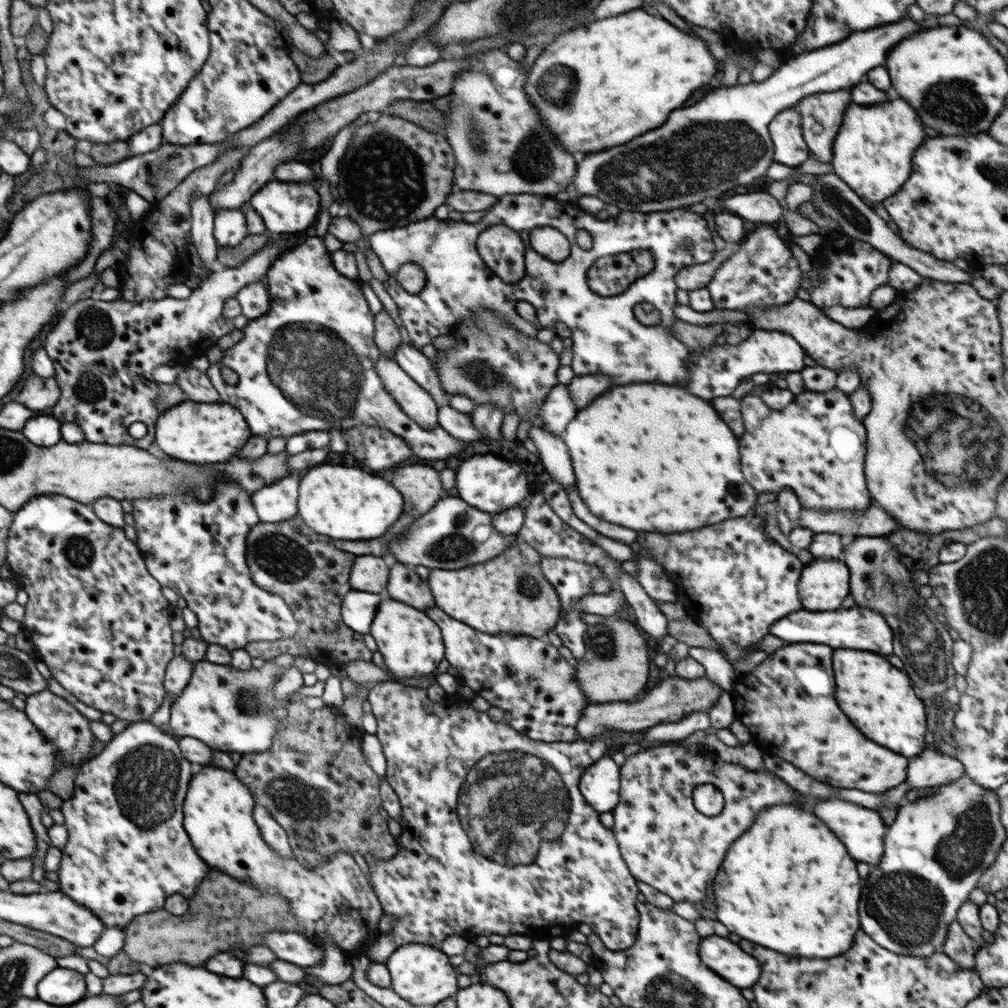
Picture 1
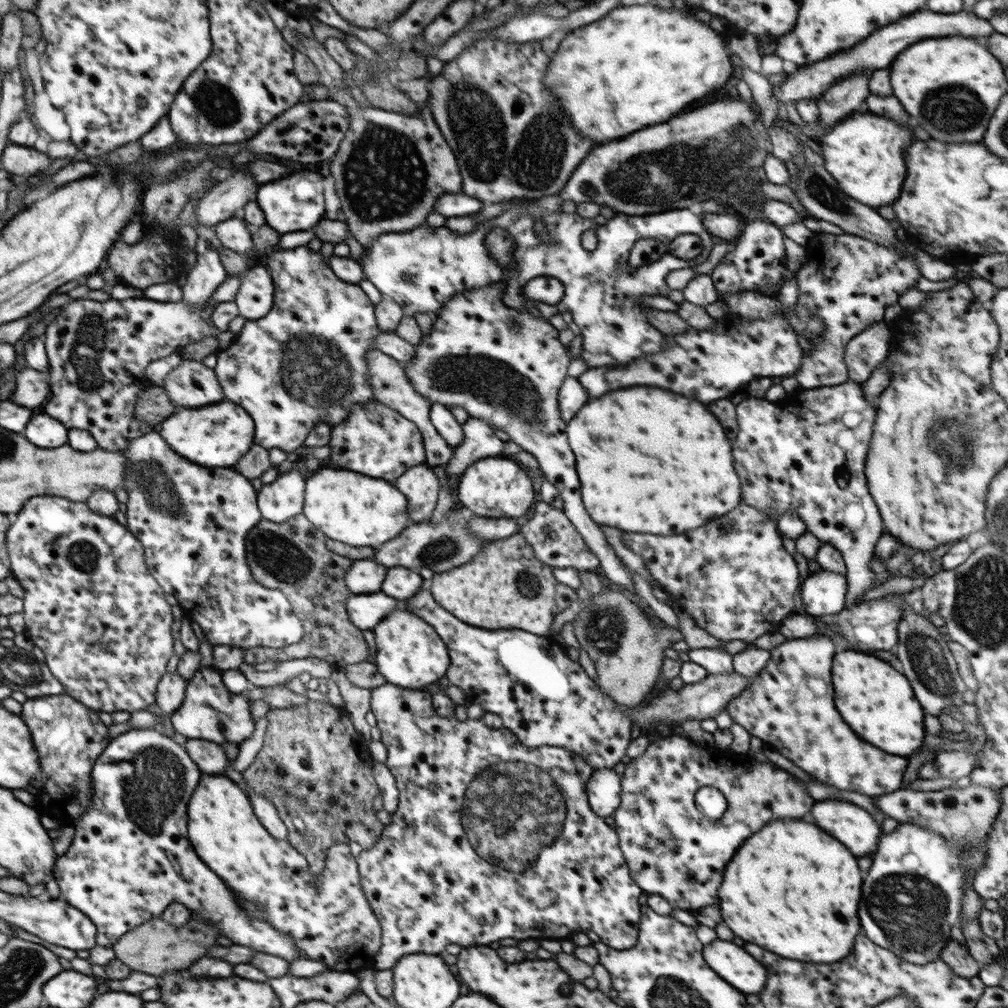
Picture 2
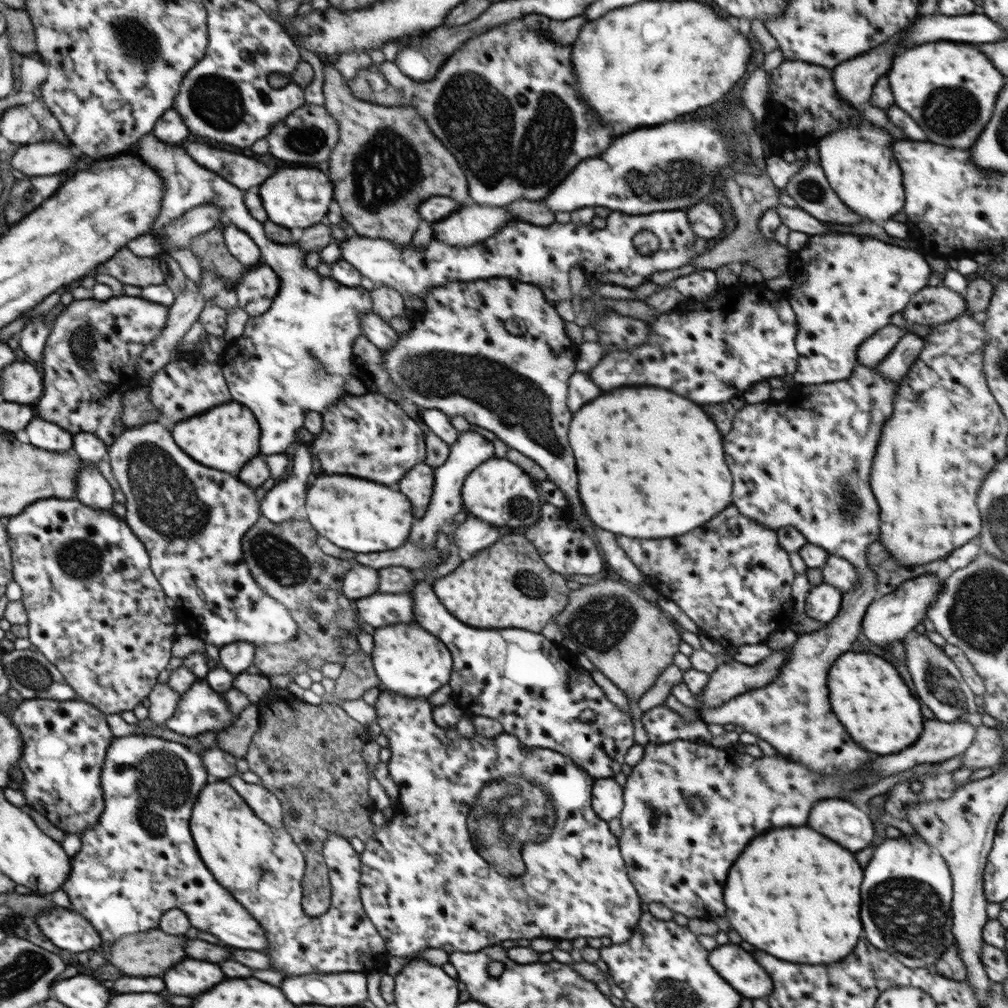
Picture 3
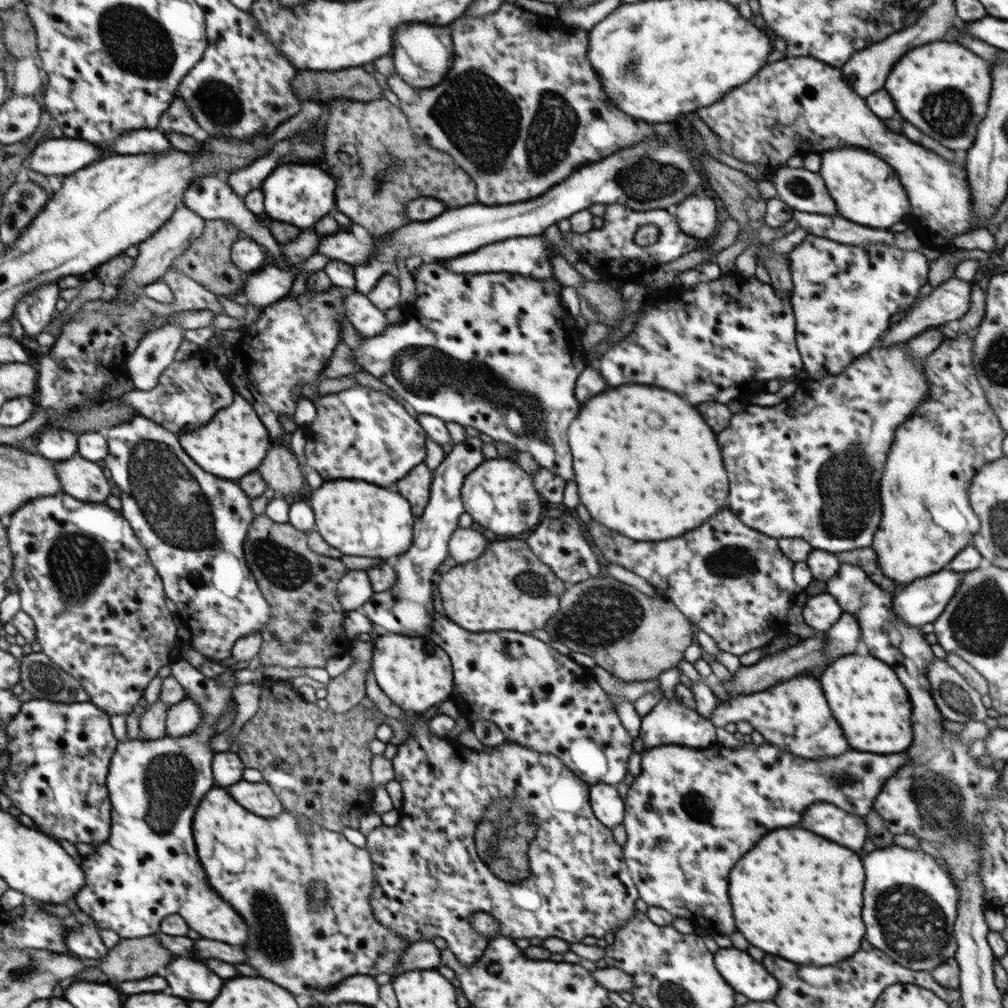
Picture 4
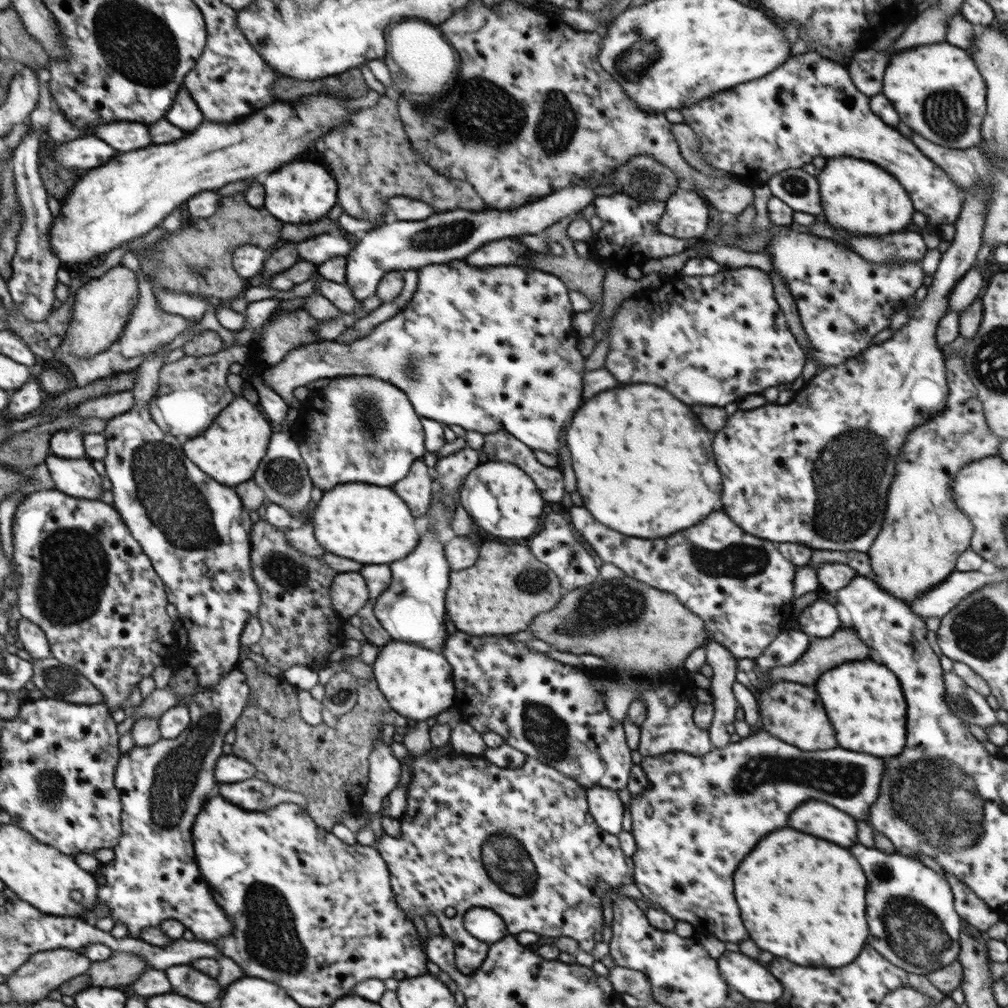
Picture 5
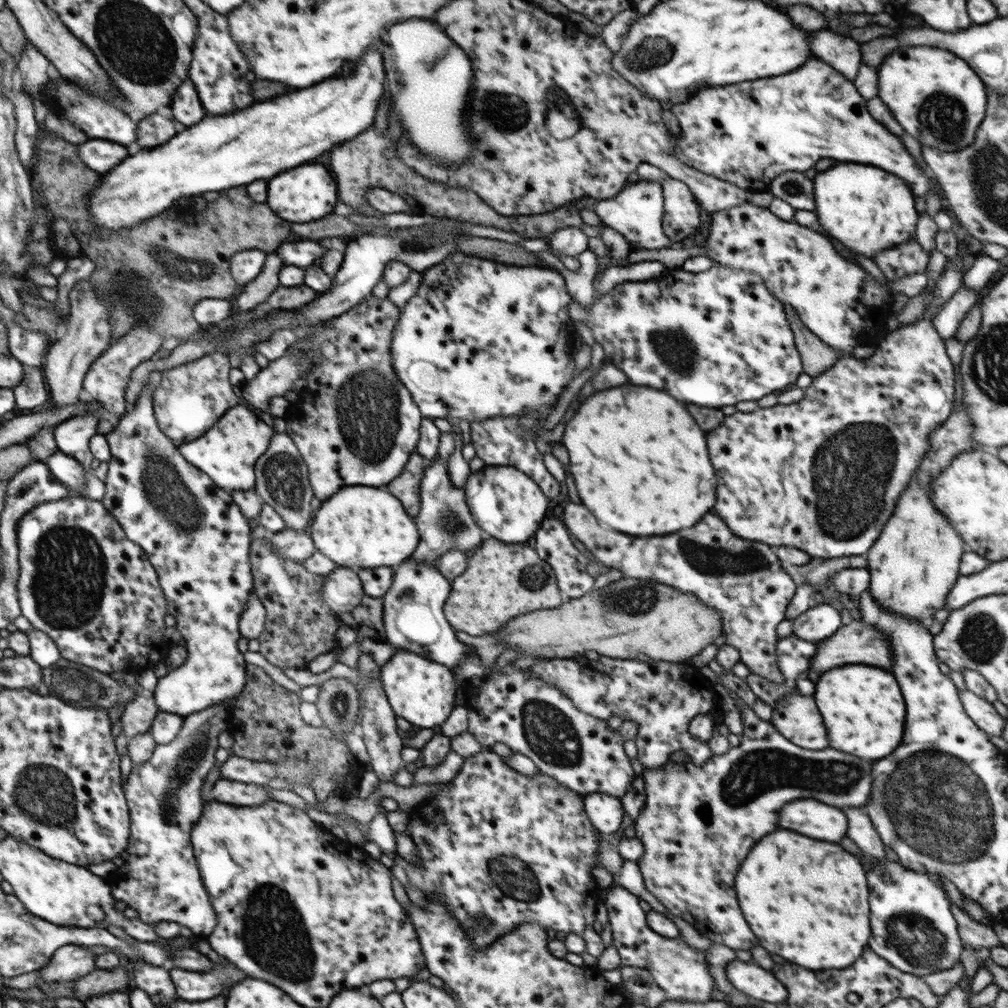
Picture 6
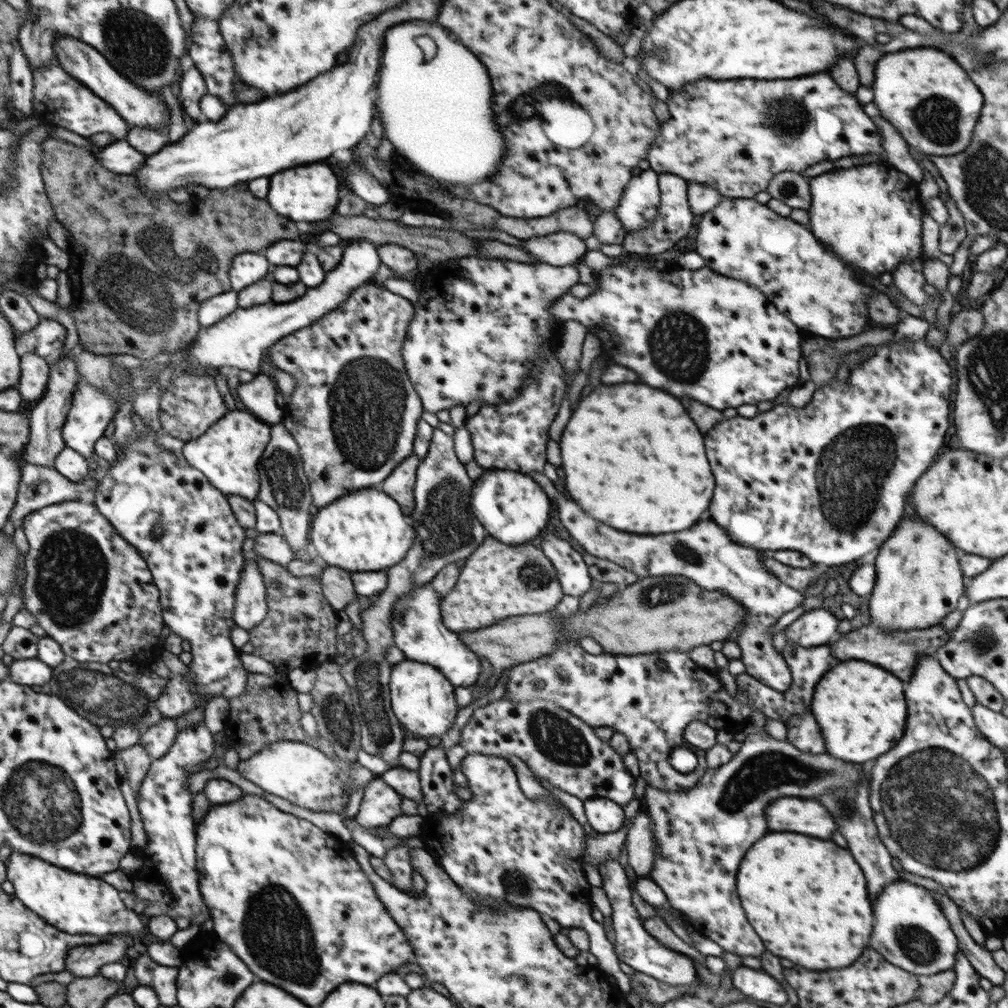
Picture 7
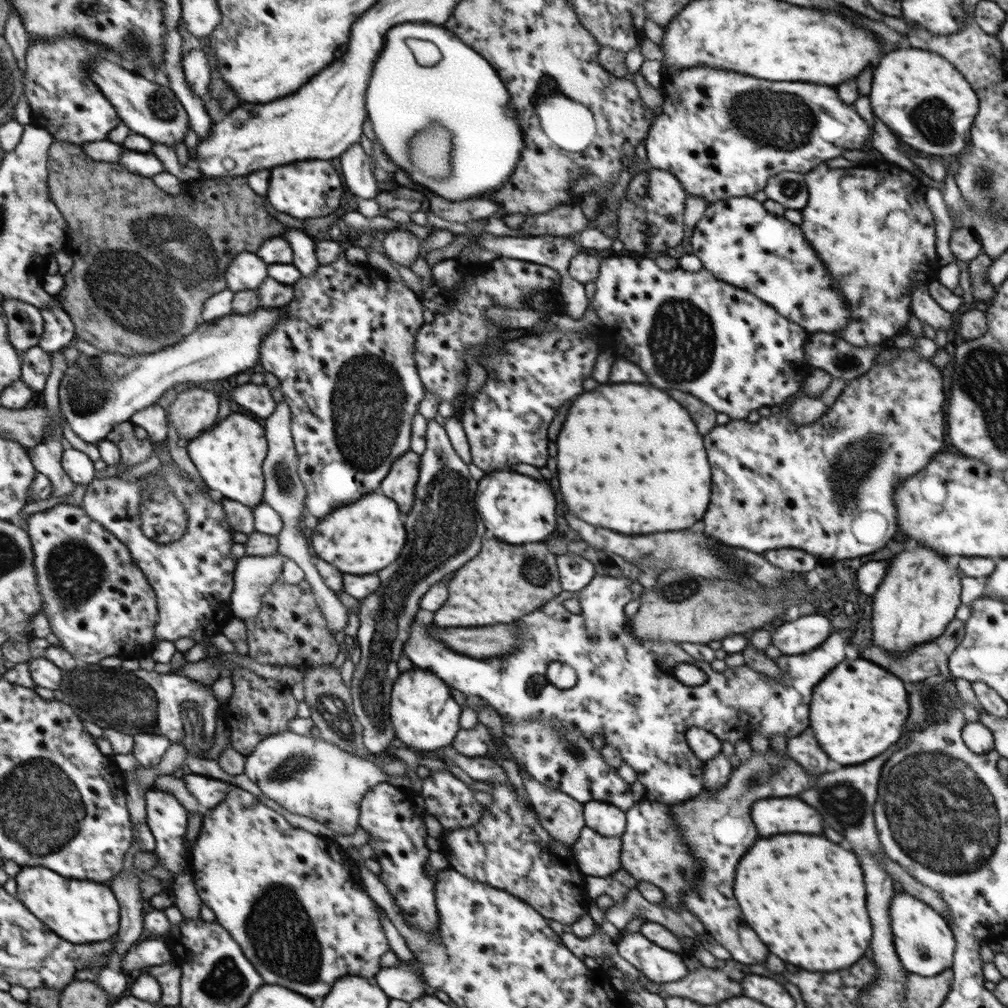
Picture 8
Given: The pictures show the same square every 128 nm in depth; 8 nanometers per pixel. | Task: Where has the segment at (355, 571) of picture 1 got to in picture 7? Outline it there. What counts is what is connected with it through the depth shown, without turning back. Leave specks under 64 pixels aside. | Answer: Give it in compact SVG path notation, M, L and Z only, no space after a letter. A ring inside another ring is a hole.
M326 565L318 577L323 595L334 608L334 611L344 610L352 600L358 597L355 594L355 586L348 570Z

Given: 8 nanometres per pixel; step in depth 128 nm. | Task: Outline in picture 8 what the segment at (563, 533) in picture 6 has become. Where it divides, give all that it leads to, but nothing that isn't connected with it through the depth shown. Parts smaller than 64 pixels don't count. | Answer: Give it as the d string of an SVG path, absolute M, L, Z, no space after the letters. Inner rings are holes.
M568 552L556 556L559 581L564 591L578 592L595 577L595 568L586 558Z

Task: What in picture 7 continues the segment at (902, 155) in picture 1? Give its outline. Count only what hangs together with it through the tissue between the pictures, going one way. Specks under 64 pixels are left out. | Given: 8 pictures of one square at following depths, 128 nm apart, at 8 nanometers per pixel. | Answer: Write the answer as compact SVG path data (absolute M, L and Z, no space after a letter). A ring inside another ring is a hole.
M887 162L870 163L870 166L862 168L846 168L846 170L827 171L821 175L810 177L809 189L811 194L811 206L808 209L810 215L810 231L816 239L828 245L828 249L835 252L848 264L852 271L862 271L854 274L862 280L862 275L887 280L890 272L896 269L901 262L924 259L922 249L922 217L926 212L918 193L918 182L914 181L903 172Z

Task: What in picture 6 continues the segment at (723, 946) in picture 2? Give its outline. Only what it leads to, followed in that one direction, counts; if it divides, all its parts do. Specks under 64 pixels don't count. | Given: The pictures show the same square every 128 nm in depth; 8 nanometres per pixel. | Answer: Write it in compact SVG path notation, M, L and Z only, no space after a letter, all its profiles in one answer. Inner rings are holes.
M737 958L726 967L726 976L734 988L748 994L750 998L766 1000L766 1002L782 1002L786 1000L788 992L784 984L780 984L772 974L764 972L756 964L740 962Z

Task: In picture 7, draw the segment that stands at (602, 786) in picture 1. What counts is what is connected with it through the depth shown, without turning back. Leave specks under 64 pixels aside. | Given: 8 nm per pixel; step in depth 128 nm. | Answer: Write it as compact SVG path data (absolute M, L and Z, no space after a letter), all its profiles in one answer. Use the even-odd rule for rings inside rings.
M600 796L583 801L585 816L590 827L600 835L616 832L624 825L623 807Z

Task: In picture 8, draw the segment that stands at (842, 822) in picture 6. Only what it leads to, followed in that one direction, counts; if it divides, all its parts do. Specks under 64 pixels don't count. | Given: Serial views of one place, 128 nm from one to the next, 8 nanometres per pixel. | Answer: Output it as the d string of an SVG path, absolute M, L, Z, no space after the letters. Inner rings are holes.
M772 798L752 804L752 822L756 824L758 836L800 832L800 834L822 834L824 820L808 804L798 798Z

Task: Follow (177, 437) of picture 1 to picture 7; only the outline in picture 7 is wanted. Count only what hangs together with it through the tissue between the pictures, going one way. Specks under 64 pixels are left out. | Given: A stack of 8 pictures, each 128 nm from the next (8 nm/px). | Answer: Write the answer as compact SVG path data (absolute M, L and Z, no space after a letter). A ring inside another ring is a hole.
M235 409L210 426L206 434L183 446L183 457L188 460L188 464L196 464L196 468L200 468L200 472L204 472L204 476L208 476L208 480L220 488L220 492L254 501L260 491L258 458L270 442L270 436L268 423L258 422L254 416L250 416L250 412L246 414L245 411Z

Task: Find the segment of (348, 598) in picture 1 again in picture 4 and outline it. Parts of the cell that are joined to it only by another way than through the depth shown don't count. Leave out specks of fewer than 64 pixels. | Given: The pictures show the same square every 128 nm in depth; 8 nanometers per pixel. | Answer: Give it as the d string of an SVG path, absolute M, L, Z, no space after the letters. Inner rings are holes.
M466 437L466 440L454 443L440 465L433 470L431 494L422 516L413 526L413 543L406 554L391 563L396 571L396 582L391 589L373 593L372 598L360 608L362 612L382 631L404 636L428 636L434 616L434 598L432 592L440 573L438 567L449 555L447 546L452 533L459 527L458 518L465 512L461 499L462 486L466 475L470 474L482 461L484 442L479 437Z

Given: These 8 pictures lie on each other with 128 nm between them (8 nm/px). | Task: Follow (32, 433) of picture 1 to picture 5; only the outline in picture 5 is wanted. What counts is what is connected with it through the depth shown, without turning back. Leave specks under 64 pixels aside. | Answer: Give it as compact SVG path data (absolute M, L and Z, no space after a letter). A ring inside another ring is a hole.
M79 428L64 429L51 436L47 451L65 459L88 458L85 439L85 432Z

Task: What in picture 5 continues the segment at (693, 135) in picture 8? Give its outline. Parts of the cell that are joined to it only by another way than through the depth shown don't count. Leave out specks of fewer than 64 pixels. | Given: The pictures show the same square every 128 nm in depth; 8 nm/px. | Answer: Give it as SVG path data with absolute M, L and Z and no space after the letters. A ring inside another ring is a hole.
M810 52L802 56L789 58L782 68L776 68L760 80L738 84L728 90L717 92L706 100L680 109L684 124L694 130L700 140L700 152L703 159L713 168L730 172L739 177L737 182L753 187L755 190L765 188L769 178L788 170L802 168L810 164L813 158L821 156L827 159L837 156L856 156L870 160L888 170L900 182L910 198L914 210L926 218L932 218L936 226L955 226L962 210L964 192L954 181L927 156L924 156L908 138L898 134L898 130L886 126L886 123L871 111L869 96L862 94L850 78L847 66Z

